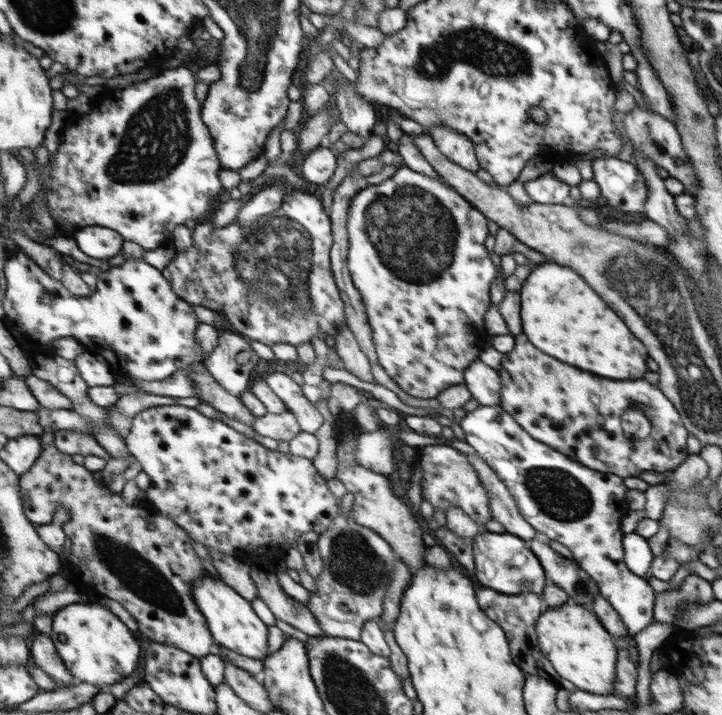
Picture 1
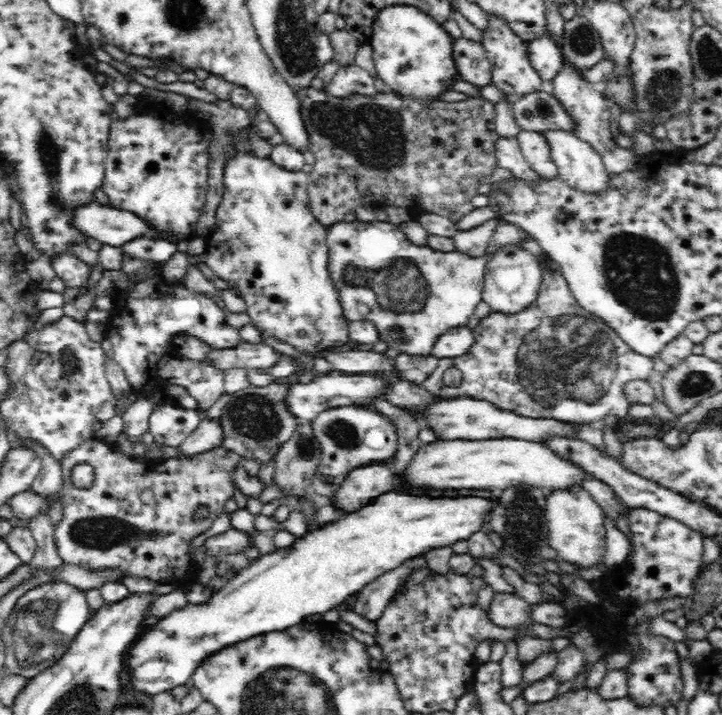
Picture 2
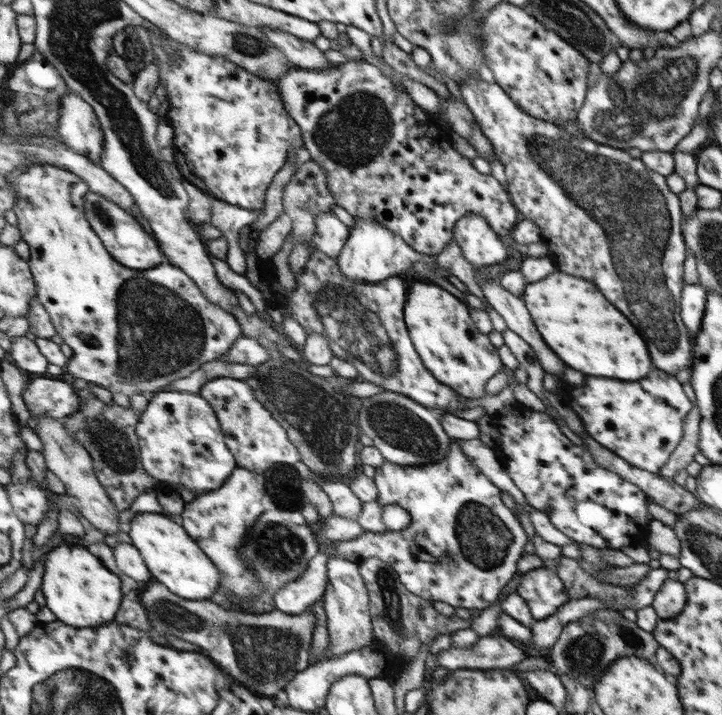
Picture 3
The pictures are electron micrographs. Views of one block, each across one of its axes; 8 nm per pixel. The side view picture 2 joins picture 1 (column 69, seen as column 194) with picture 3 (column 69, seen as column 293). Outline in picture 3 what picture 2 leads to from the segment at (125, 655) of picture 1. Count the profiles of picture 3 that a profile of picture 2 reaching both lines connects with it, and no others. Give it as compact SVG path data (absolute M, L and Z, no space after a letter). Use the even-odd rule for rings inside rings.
M62 542L46 555L46 572L43 591L48 606L58 614L59 620L75 628L93 628L118 620L124 602L122 575L106 568L99 556L94 556L87 547L76 543Z

